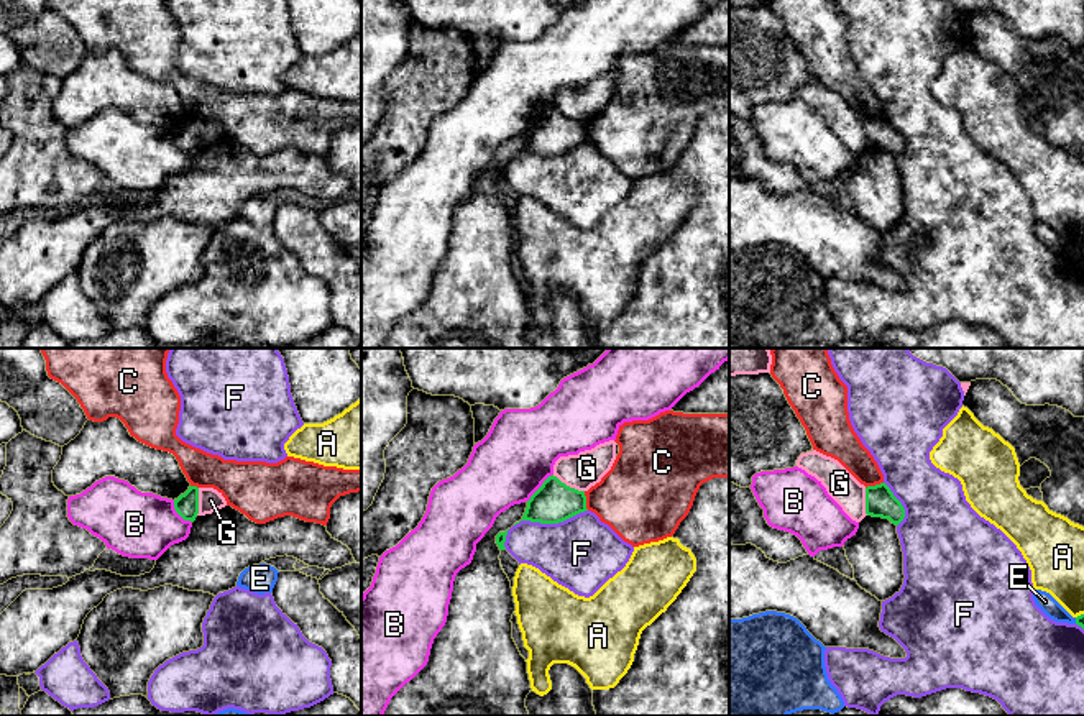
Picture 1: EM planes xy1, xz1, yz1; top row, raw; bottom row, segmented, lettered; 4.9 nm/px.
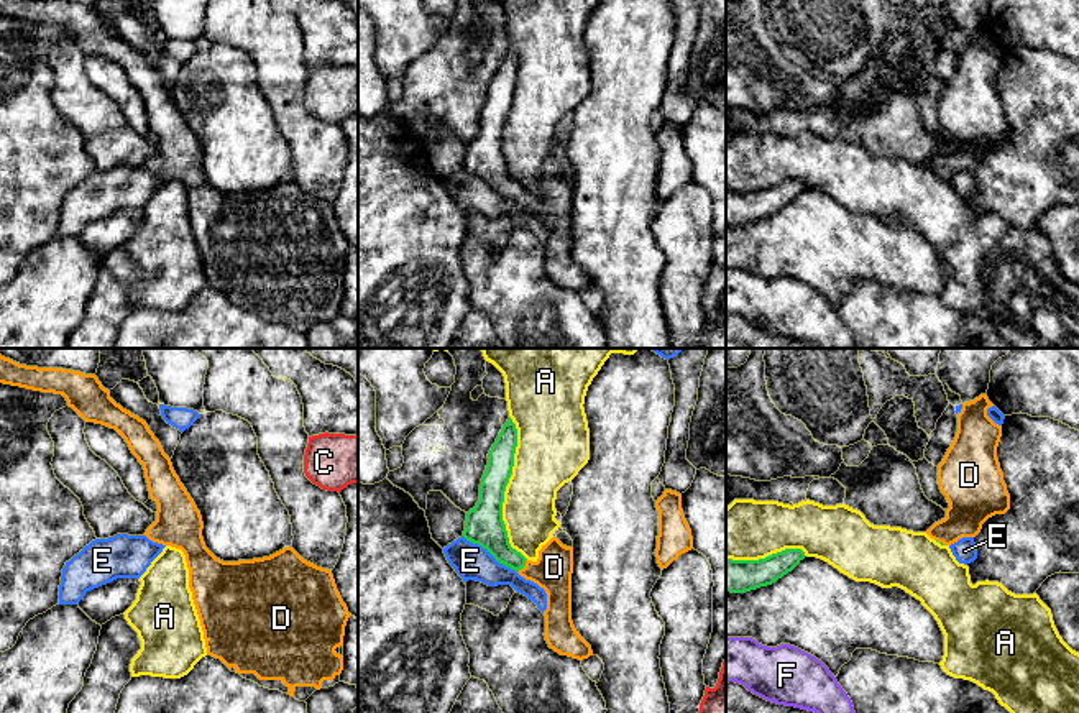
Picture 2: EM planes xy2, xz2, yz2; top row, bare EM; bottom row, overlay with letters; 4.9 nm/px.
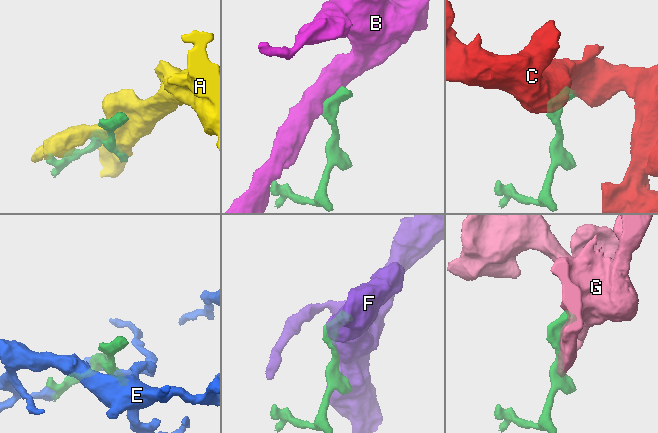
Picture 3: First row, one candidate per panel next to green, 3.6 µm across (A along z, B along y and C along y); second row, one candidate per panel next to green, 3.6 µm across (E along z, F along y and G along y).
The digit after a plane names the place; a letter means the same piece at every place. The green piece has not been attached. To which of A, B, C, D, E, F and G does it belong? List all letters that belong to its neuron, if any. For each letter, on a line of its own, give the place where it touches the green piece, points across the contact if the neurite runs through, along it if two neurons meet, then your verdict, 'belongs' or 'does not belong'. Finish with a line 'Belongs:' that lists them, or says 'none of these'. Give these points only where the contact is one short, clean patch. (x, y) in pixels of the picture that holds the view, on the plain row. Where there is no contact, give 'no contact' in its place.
A: meets green in xz2 at (505, 122); does not belong
B: meets green in xz1 at (539, 120); does not belong
C: meets green in xz1 at (585, 133); border along xz1 (583, 123), (588, 142); does not belong
D: meets green in xz2 at (524, 196); runs through xz2 (486, 161), (524, 196), (554, 199); belongs
E: meets green in xz2 at (490, 184); does not belong
F: meets green in xz1 at (551, 155); does not belong
G: meets green in xz1 at (569, 119); border along xz1 (552, 107), (583, 123); does not belong
Belongs: D

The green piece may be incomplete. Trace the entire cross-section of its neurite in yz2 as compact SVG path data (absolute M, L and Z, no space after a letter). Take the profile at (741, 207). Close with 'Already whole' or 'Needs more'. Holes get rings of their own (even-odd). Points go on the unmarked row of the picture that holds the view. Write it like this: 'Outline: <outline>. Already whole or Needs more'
Outline: M785 181L759 192L726 191L726 223L746 225L772 217L792 204L805 189L801 181Z. Already whole

